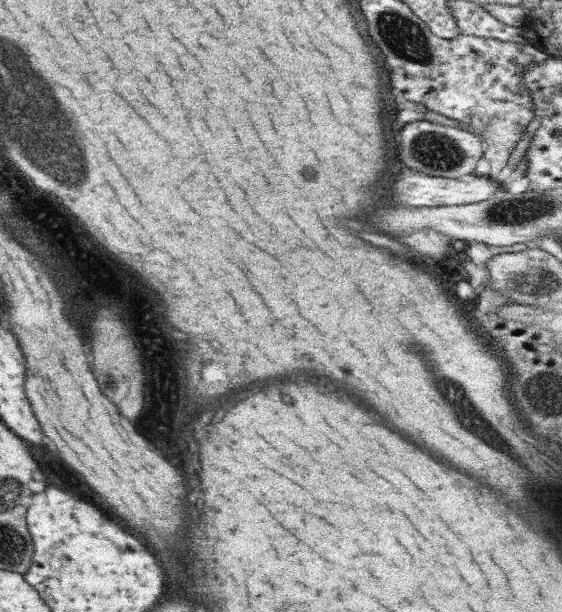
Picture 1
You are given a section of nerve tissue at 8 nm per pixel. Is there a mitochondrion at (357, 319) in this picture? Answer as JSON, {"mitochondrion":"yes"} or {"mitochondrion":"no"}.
{"mitochondrion":"no"}

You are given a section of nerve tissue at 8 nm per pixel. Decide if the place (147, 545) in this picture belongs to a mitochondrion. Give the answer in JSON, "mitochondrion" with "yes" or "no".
{"mitochondrion":"no"}

